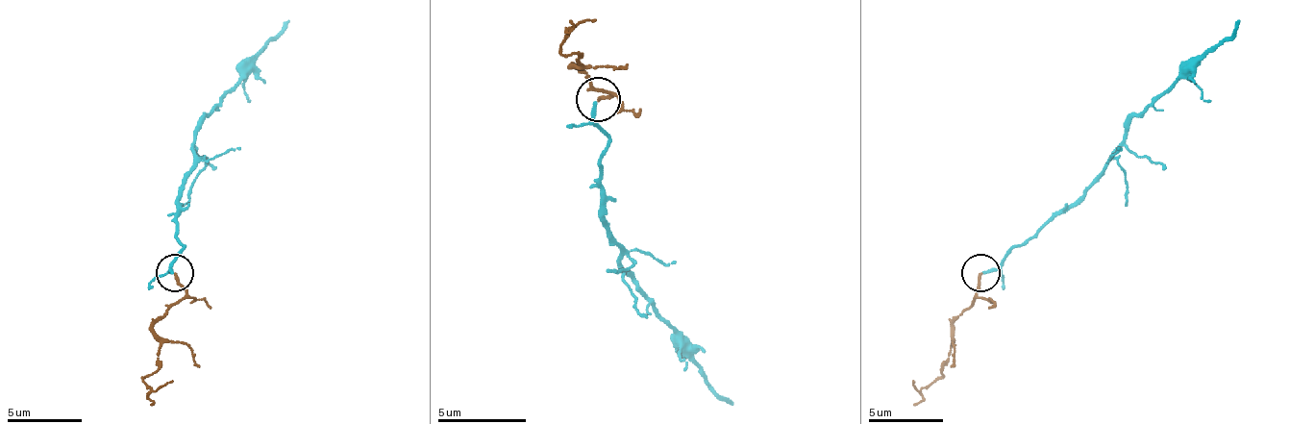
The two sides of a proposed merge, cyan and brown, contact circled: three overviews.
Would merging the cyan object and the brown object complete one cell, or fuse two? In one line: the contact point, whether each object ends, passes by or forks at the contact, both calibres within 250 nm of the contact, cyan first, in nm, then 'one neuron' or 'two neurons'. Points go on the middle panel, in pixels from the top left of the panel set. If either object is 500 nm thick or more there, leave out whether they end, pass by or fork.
place (598, 99); cyan ends; brown ends; calibres 220 and 180 nm; one neuron

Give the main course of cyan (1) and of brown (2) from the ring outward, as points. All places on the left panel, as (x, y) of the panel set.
1: (174, 274), (181, 244), (177, 191), (192, 169), (192, 142), (200, 124), (290, 19)
2: (174, 274), (185, 292), (155, 323), (159, 367), (143, 379), (155, 390), (174, 379)

